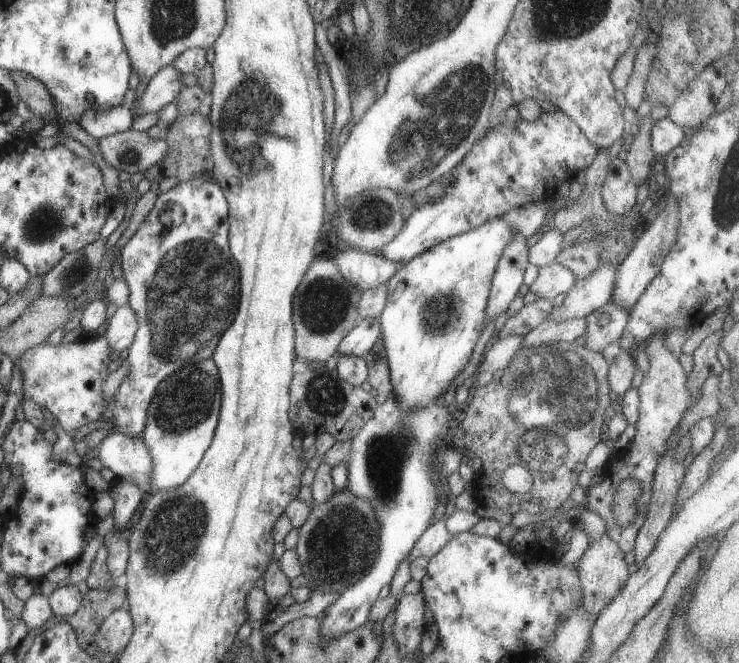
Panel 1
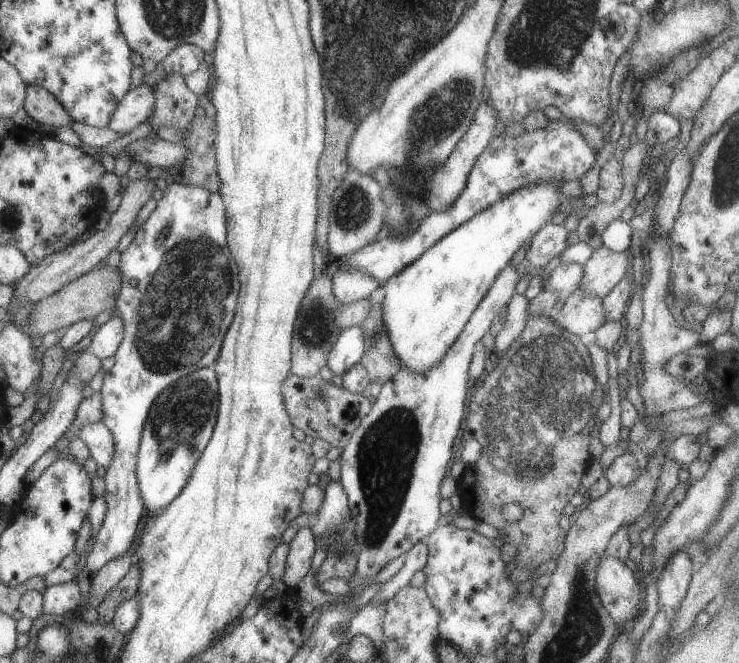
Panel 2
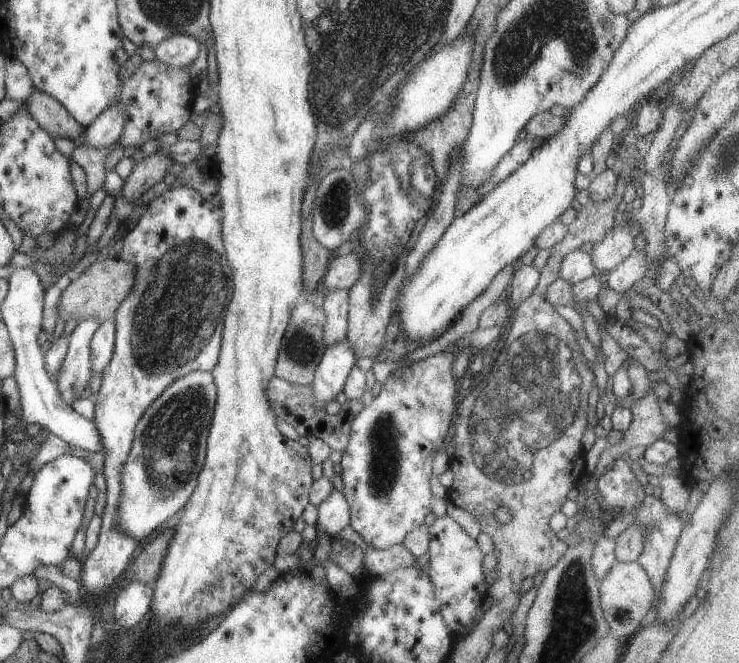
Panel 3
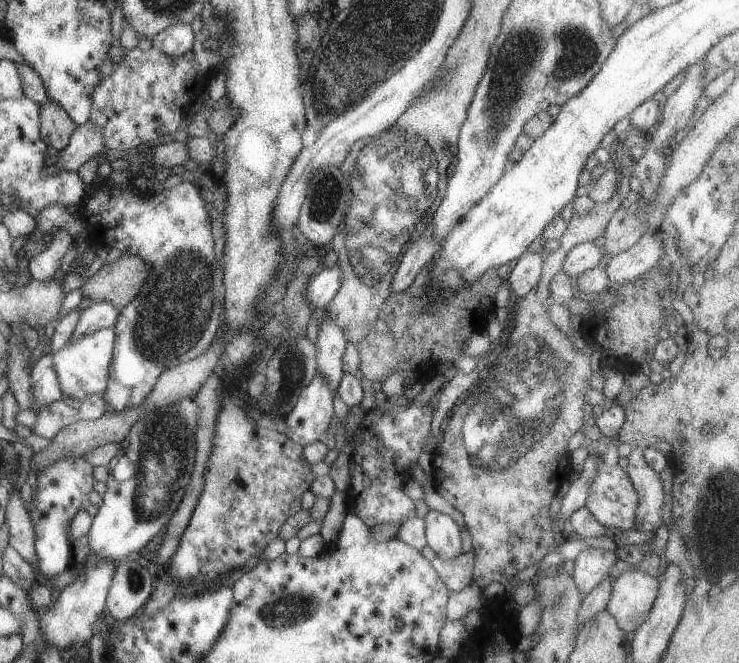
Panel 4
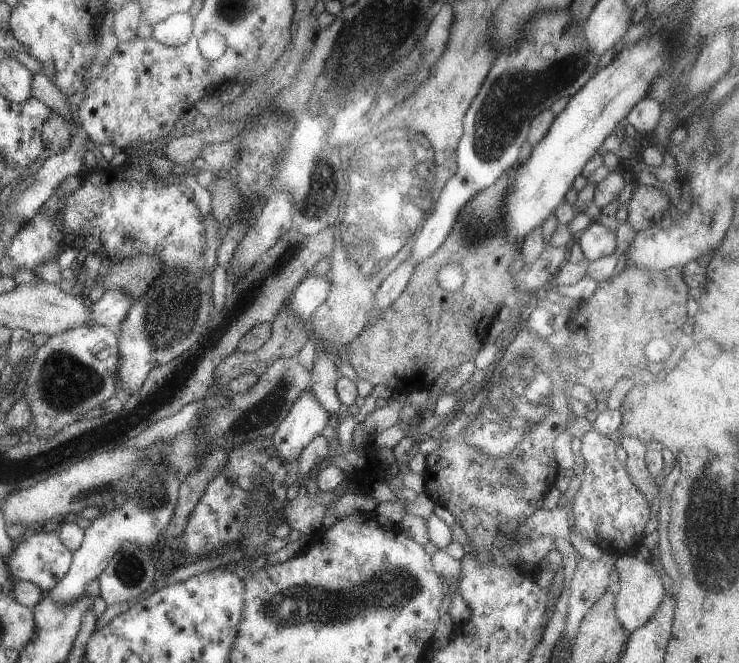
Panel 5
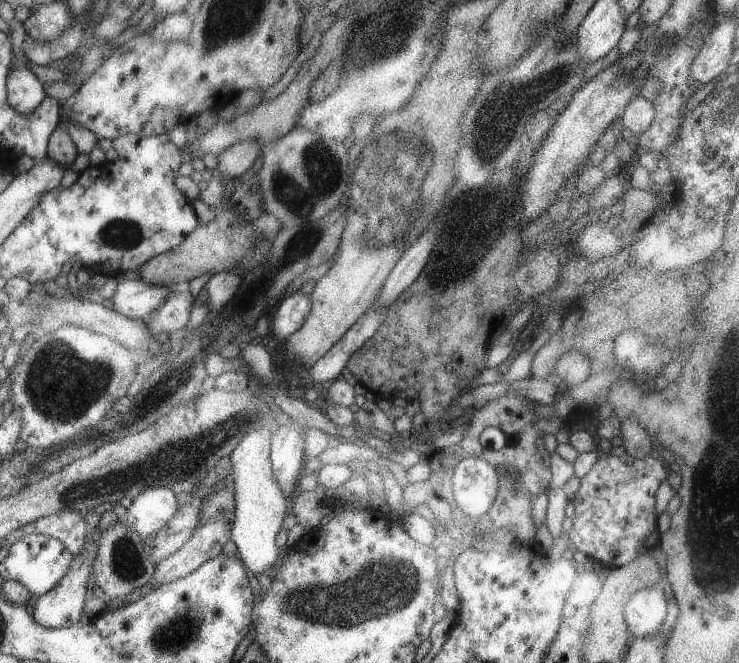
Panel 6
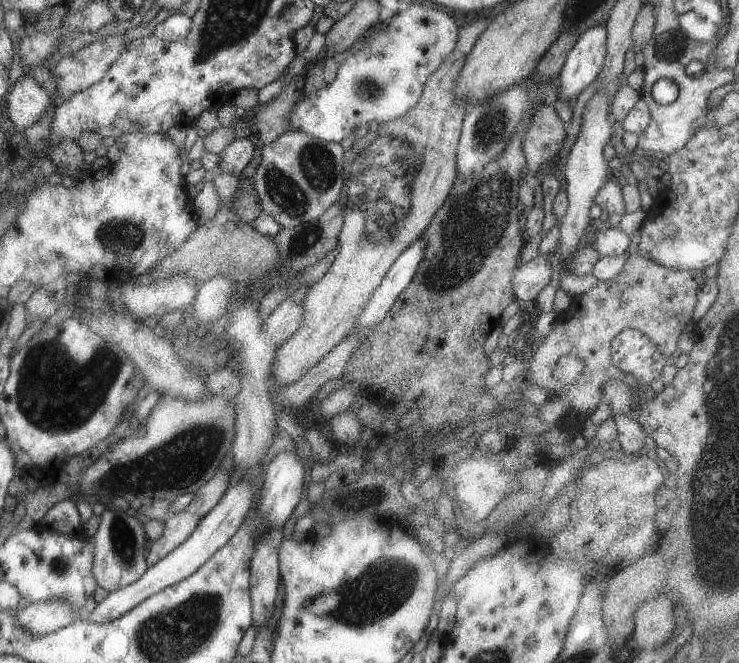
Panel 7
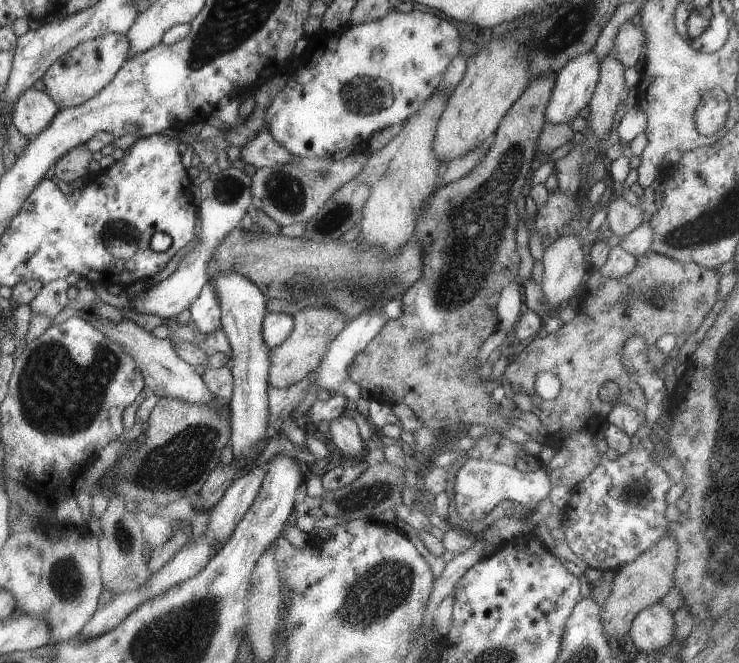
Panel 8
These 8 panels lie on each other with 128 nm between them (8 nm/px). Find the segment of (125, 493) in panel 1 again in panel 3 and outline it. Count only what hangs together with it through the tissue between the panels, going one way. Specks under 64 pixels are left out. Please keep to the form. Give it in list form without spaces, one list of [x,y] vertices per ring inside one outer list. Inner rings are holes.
[[[187,186],[173,187],[162,196],[153,198],[137,222],[121,239],[124,253],[117,258],[129,262],[135,270],[133,286],[121,300],[113,316],[115,324],[114,349],[103,369],[99,390],[94,395],[94,424],[101,436],[103,449],[102,475],[105,481],[105,507],[97,542],[93,550],[80,561],[77,582],[86,598],[99,604],[103,592],[111,587],[125,570],[137,551],[137,542],[121,534],[115,526],[115,502],[121,494],[119,468],[133,442],[133,429],[145,409],[175,380],[191,371],[210,371],[217,362],[221,342],[223,312],[229,300],[229,268],[225,264],[225,250],[221,241],[221,210]]]

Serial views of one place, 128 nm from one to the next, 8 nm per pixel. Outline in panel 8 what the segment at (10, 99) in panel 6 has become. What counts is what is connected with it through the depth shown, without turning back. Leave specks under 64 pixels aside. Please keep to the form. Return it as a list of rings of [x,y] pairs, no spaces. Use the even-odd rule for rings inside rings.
[[[27,88],[13,104],[12,126],[30,140],[47,128],[57,112],[57,105],[44,90]]]

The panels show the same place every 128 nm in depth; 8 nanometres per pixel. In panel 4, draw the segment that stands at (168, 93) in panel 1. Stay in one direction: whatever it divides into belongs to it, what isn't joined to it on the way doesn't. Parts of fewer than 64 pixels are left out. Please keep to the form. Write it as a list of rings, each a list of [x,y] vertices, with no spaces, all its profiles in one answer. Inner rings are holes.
[[[87,122],[76,125],[67,146],[62,148],[50,163],[57,165],[61,170],[76,171],[83,162],[101,154],[105,150],[104,146],[103,134],[95,124]]]

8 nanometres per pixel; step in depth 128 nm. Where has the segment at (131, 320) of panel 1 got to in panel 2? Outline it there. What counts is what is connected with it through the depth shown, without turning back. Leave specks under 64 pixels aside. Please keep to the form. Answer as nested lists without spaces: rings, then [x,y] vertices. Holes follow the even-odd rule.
[[[112,312],[109,319],[93,331],[89,349],[97,358],[107,358],[119,348],[121,338],[123,338],[123,322],[118,313]]]

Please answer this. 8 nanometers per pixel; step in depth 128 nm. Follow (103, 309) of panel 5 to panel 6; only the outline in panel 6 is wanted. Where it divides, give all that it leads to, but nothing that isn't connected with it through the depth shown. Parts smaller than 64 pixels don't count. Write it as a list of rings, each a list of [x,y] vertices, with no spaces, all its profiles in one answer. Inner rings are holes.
[[[118,279],[114,292],[108,301],[111,310],[128,319],[141,319],[157,306],[163,304],[169,289],[165,286],[151,286],[139,280]]]

